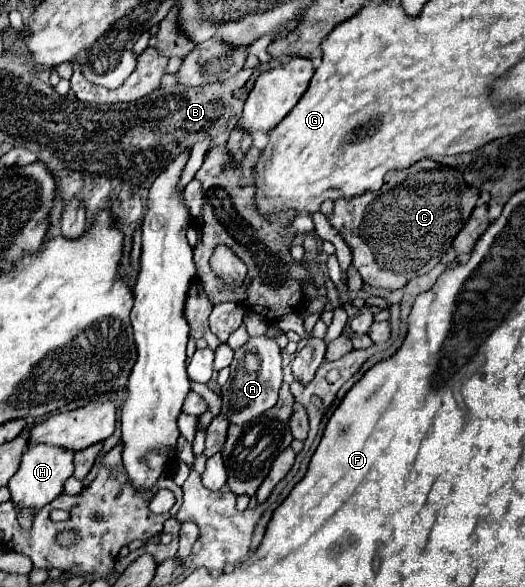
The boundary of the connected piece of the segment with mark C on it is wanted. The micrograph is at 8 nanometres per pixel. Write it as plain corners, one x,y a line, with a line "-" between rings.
427,158
413,164
407,170
389,172
379,192
365,192
361,198
353,198
351,202
343,198
335,200
335,212
329,216
329,222
333,228
339,230
339,234
351,248
353,266
359,270
365,284
373,288
399,290
411,278
427,274
441,262
443,252
451,248
451,242
459,234
459,222
463,228
477,204
477,198
479,198
479,188
465,184
463,174
459,170
441,166
439,162

